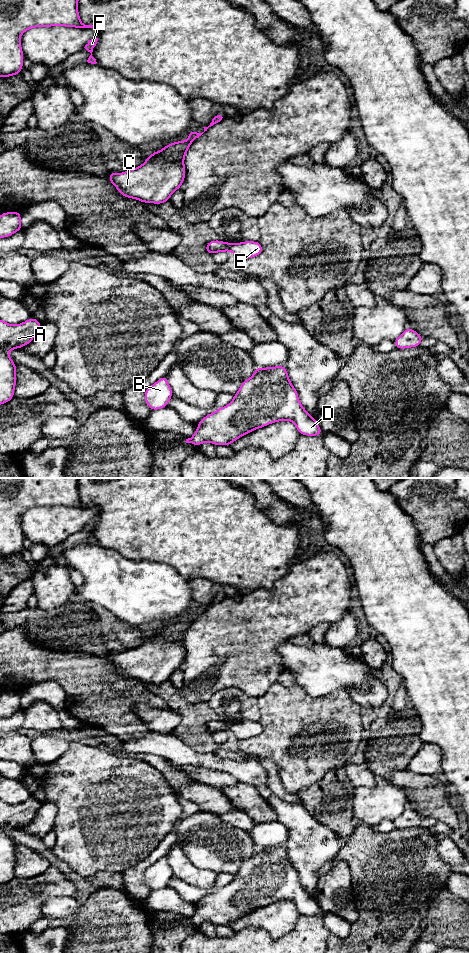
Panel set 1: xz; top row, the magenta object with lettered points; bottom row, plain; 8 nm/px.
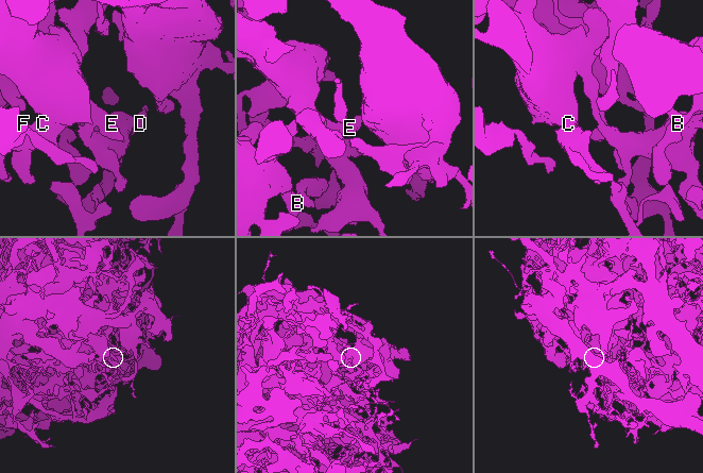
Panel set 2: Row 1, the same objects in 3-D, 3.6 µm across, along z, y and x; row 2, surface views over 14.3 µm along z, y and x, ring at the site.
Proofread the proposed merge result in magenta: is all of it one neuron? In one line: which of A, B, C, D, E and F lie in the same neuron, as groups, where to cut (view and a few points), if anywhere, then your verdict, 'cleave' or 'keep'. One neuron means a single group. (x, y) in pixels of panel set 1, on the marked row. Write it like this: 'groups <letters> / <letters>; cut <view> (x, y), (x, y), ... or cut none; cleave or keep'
groups A B C D E F; cut none; keep

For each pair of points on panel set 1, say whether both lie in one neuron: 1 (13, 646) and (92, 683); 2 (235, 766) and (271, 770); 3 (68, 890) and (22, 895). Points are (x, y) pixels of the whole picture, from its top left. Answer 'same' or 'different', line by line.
1: same
2: different
3: same

